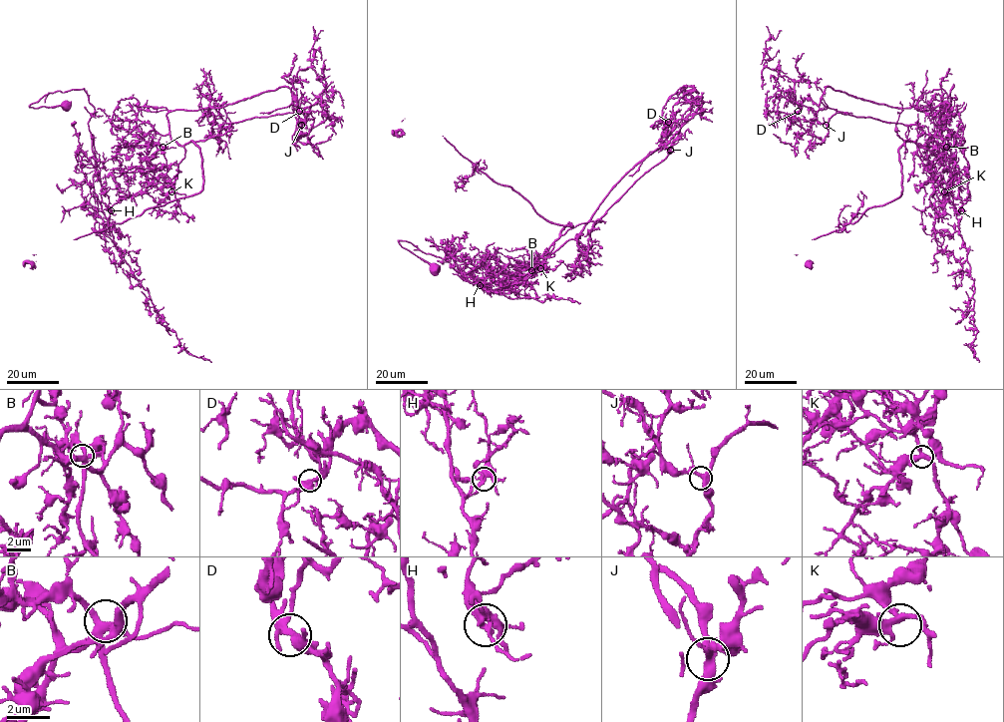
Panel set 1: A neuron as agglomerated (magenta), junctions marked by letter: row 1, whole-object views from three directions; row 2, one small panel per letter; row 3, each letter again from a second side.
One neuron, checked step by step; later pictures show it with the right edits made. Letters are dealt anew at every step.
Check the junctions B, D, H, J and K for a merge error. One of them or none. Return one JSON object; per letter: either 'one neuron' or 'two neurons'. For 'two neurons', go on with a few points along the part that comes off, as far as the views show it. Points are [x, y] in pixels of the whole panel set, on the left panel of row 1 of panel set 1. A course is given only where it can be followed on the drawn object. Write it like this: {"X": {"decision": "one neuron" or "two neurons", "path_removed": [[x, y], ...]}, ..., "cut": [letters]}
{"B": {"decision": "one neuron"}, "D": {"decision": "one neuron"}, "H": {"decision": "two neurons", "path_removed": [[110, 210], [96, 164], [94, 192], [114, 243], [148, 291], [160, 322], [175, 332], [179, 345], [211, 362]]}, "J": {"decision": "one neuron"}, "K": {"decision": "one neuron"}, "cut": ["H"]}

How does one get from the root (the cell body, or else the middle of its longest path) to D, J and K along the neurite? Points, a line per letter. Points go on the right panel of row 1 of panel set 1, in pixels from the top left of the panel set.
D: (946, 105), (916, 104), (947, 95), (960, 207), (968, 161), (934, 140), (937, 111), (827, 87), (798, 111)
J: (946, 105), (916, 104), (947, 95), (960, 207), (957, 146), (871, 118), (826, 125)
K: (946, 105), (916, 104), (933, 89), (947, 95), (960, 207), (964, 154), (918, 148), (944, 191)

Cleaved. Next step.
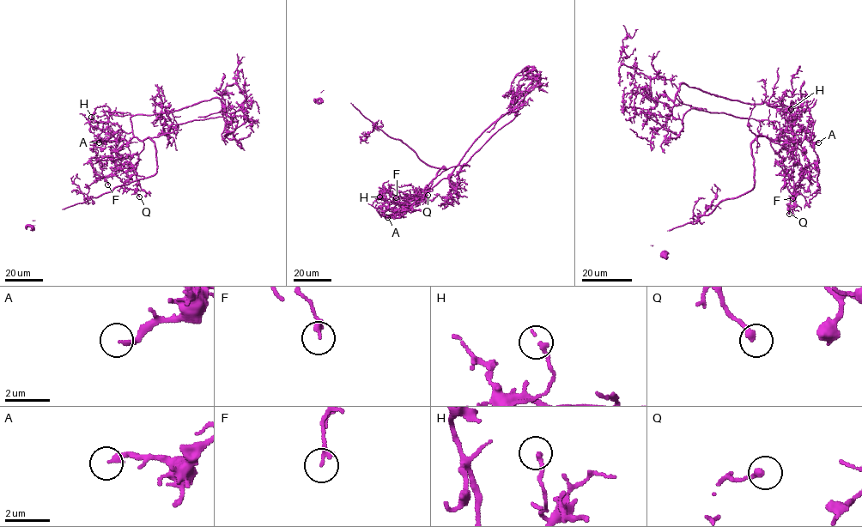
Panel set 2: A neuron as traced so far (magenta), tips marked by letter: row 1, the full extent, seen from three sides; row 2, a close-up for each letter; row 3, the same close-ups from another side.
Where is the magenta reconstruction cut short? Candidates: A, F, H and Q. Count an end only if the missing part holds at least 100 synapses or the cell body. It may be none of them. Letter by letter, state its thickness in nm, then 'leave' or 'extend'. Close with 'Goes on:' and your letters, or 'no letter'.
A: calibre 220 nm; extend
F: calibre 200 nm; leave
H: calibre 190 nm; leave
Q: calibre 280 nm; leave
Goes on: A

